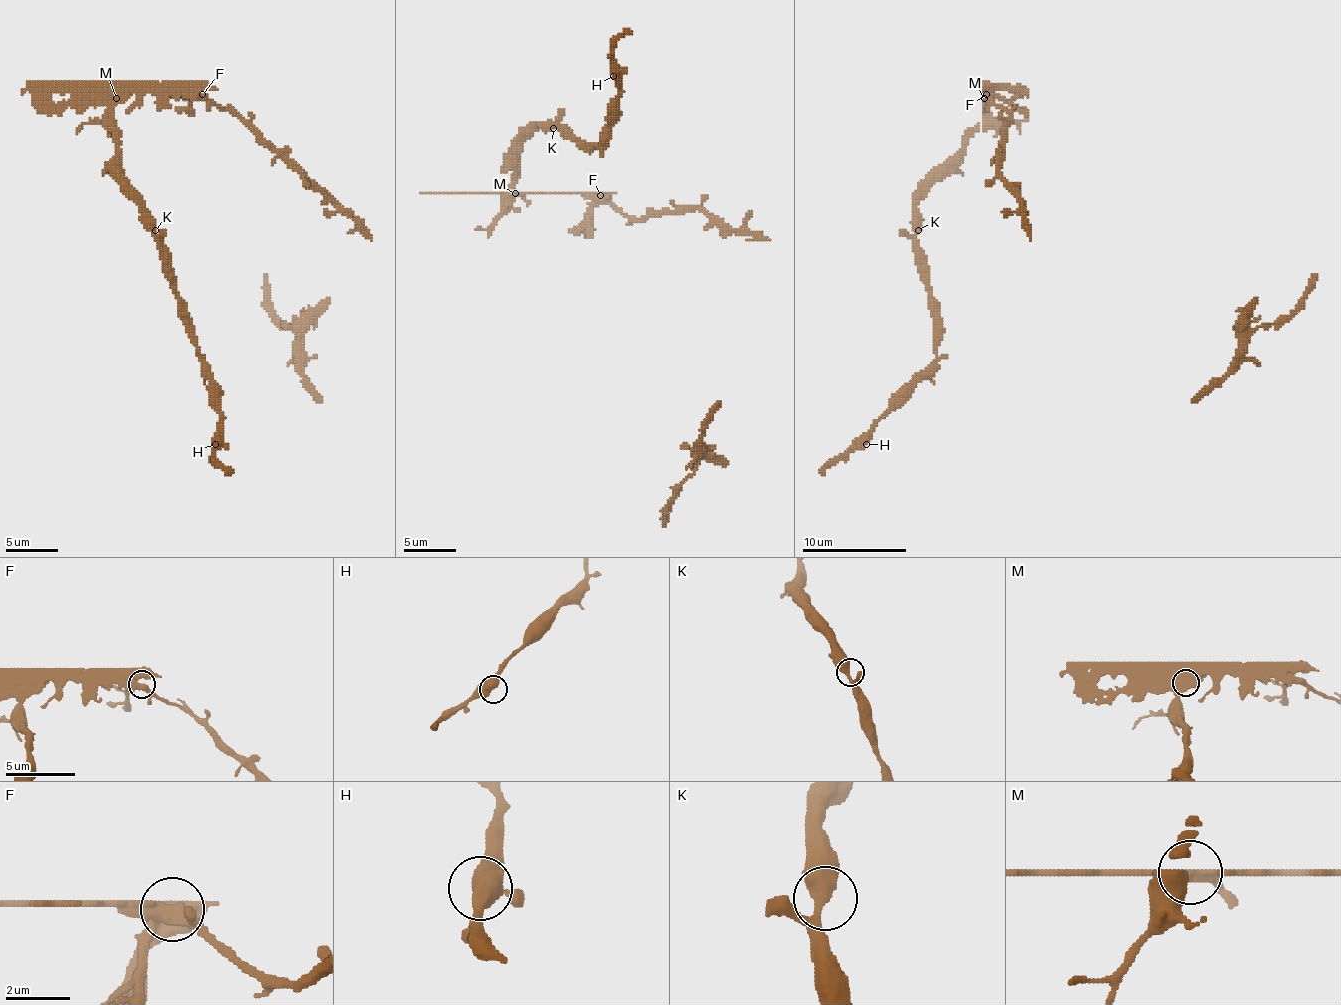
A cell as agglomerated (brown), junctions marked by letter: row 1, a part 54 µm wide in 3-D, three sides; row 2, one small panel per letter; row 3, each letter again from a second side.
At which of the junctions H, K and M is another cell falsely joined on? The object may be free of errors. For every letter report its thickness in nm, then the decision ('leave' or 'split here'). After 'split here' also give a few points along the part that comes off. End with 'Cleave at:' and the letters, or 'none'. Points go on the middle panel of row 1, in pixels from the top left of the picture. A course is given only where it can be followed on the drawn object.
H: calibre 440 nm; leave
K: calibre 360 nm; leave
M: calibre 400 nm; split here; course (514, 193), (598, 193), (624, 214), (639, 219), (704, 208), (733, 229), (770, 240)
Cleave at: M

